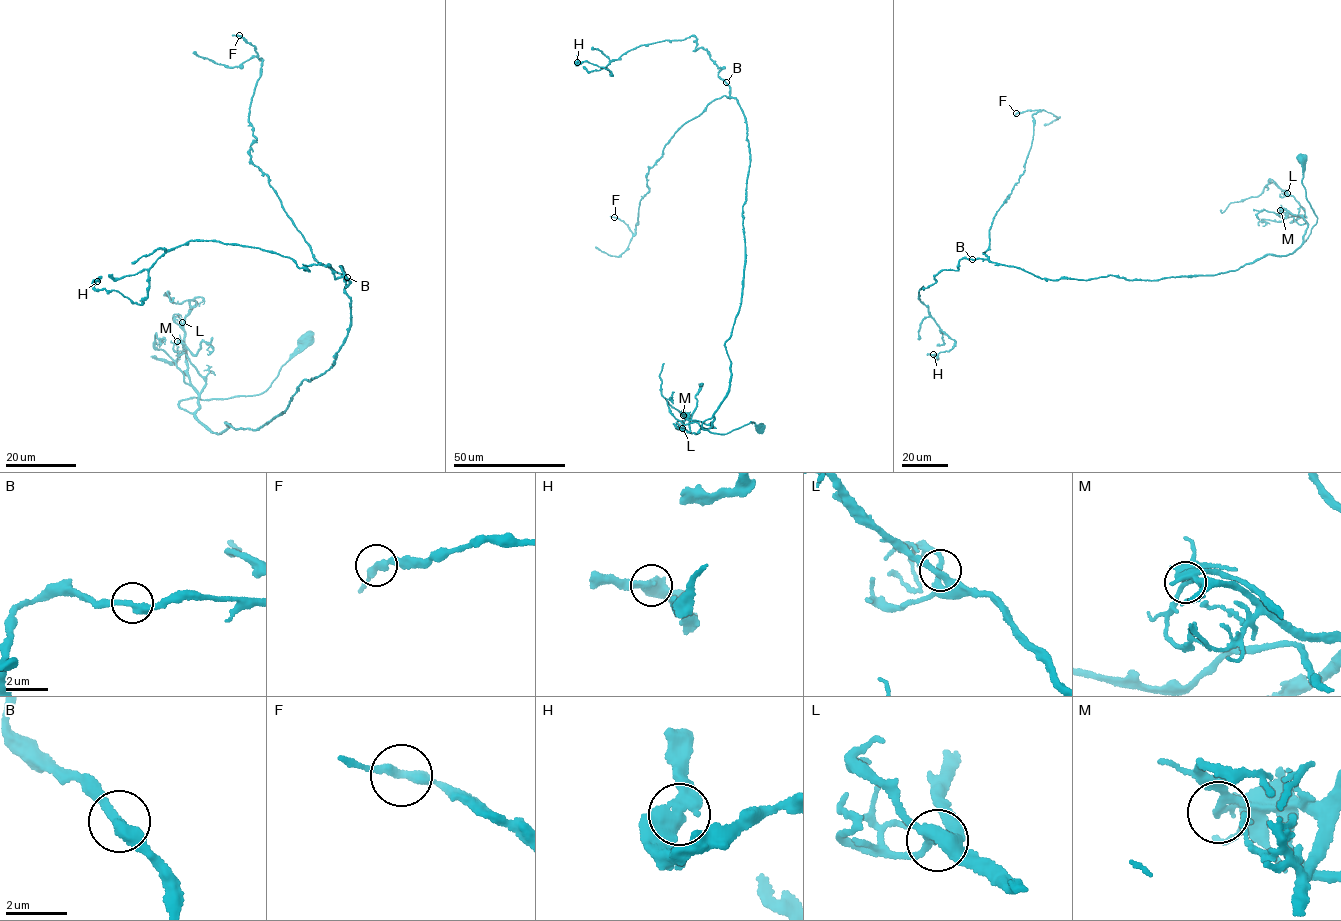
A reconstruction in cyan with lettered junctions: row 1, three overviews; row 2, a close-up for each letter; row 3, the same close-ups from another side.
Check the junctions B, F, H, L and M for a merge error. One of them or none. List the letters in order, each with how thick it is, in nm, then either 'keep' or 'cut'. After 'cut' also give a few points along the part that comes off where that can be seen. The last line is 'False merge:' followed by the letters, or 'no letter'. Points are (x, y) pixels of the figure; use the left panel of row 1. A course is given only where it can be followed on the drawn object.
B: 340 nm thick; keep
F: 320 nm thick; keep
H: 480 nm thick; keep
L: 220 nm thick; keep
M: 200 nm thick; cut; foreign part runs (177, 341), (195, 355), (202, 341), (213, 348), (207, 353)
False merge: M

